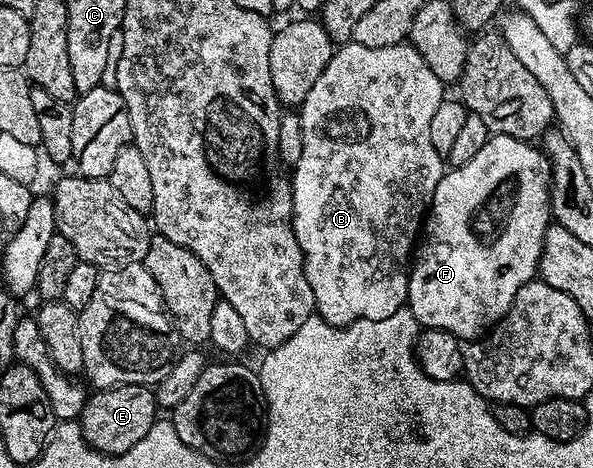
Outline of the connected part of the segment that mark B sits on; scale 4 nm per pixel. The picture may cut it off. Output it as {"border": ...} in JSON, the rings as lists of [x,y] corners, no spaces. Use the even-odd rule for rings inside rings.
{"border":[[[353,40],[344,42],[332,53],[329,64],[325,64],[325,72],[317,76],[317,84],[305,96],[303,105],[298,111],[301,116],[301,132],[305,136],[305,144],[301,147],[301,160],[293,168],[291,180],[291,203],[293,214],[291,223],[297,236],[297,244],[303,253],[305,276],[309,280],[309,288],[313,288],[315,313],[331,326],[347,326],[358,318],[365,320],[385,320],[385,316],[393,316],[393,312],[404,309],[407,301],[407,280],[409,263],[417,246],[417,235],[421,223],[428,213],[433,196],[437,192],[437,184],[445,173],[445,158],[433,148],[429,141],[429,123],[433,121],[433,112],[437,112],[437,104],[445,97],[445,84],[433,76],[433,68],[425,64],[425,60],[409,44],[390,46],[389,48],[365,48],[365,44],[357,44]]]}

